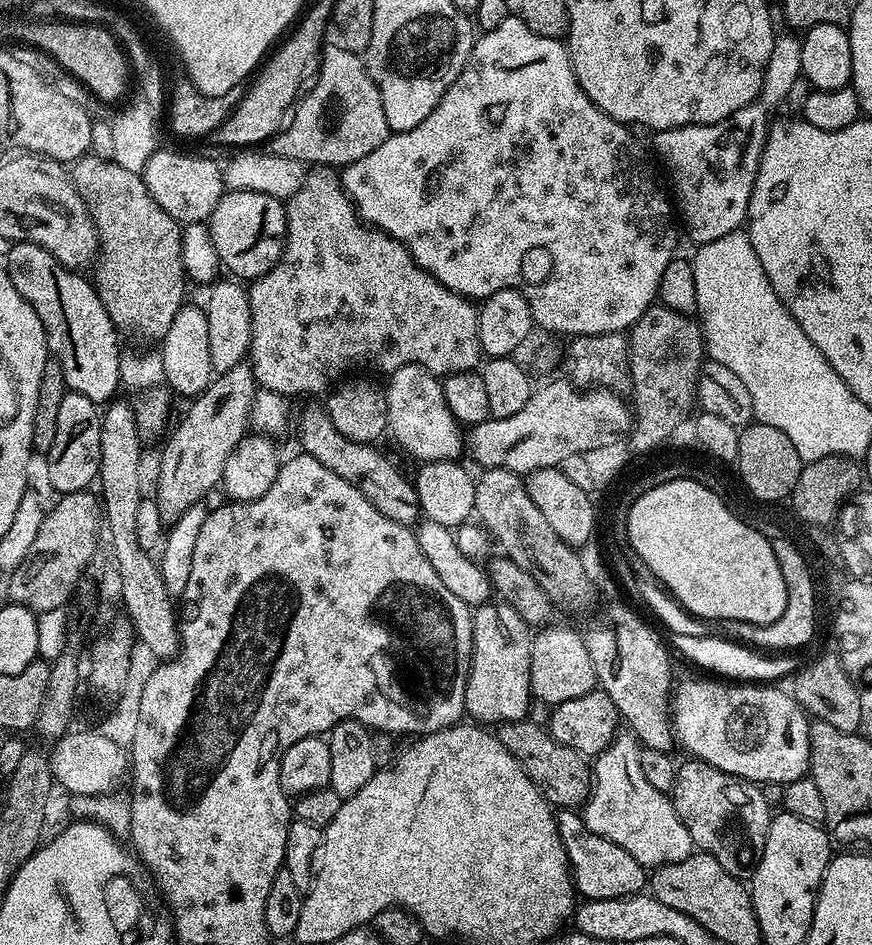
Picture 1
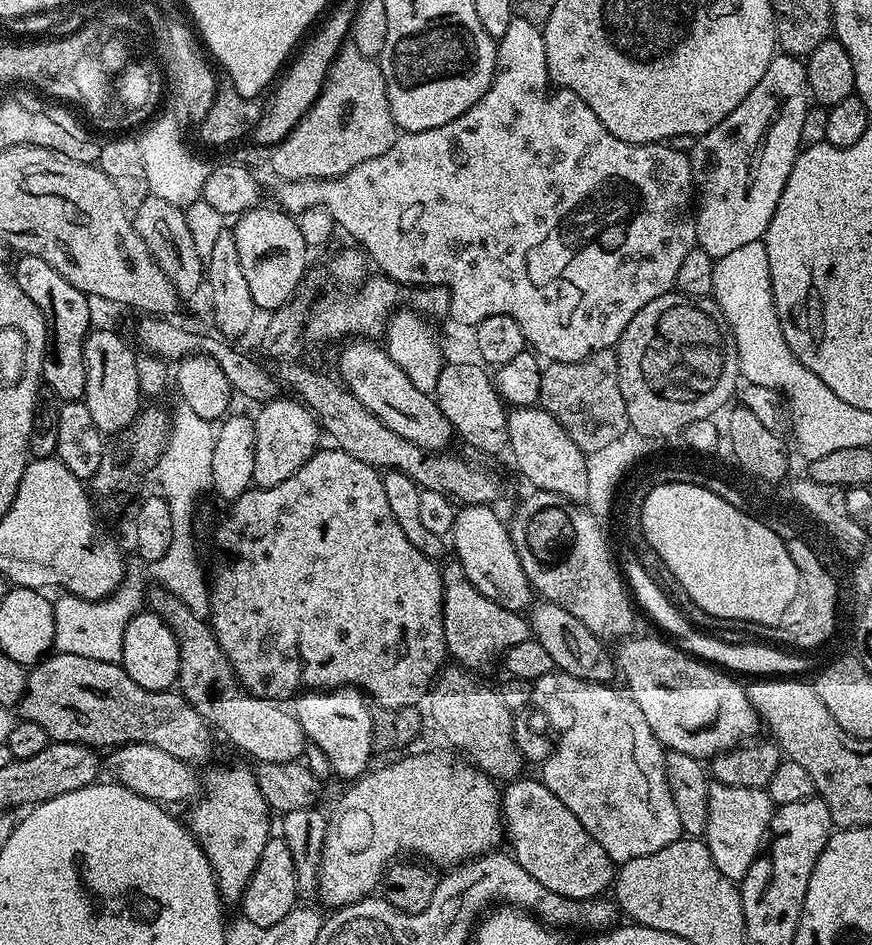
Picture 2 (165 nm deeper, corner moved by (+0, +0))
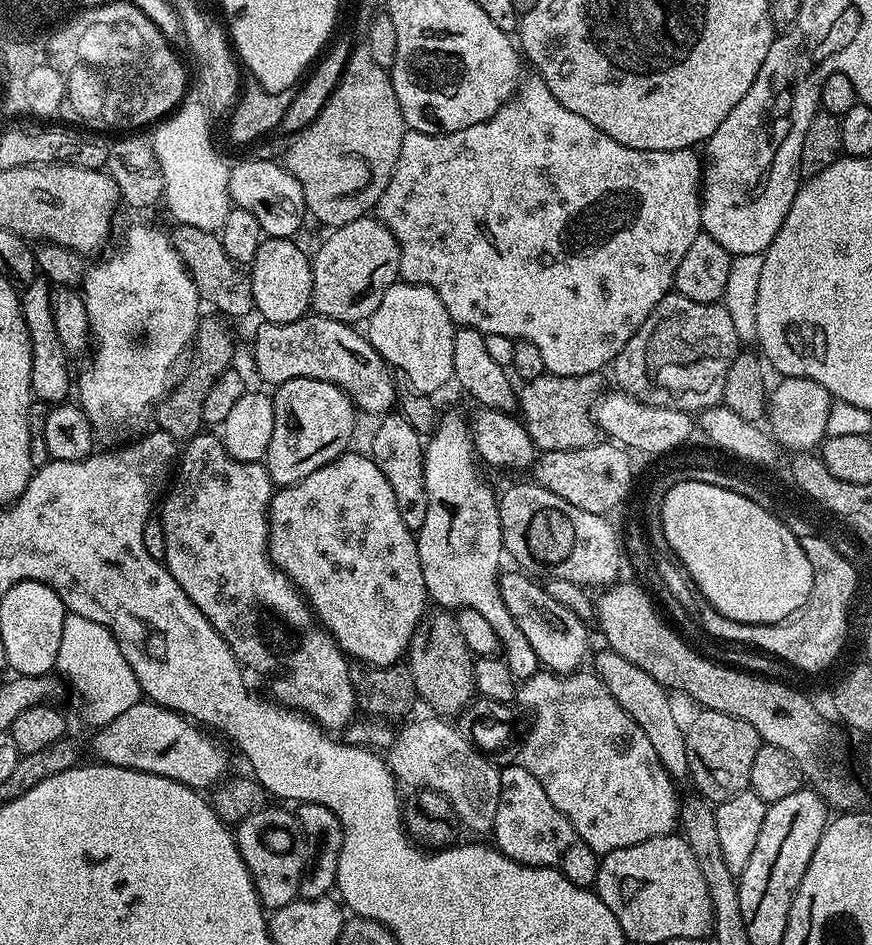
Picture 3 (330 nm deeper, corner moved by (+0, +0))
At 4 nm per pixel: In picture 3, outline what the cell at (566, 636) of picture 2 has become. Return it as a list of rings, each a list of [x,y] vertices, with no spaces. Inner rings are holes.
[[[611,650],[603,651],[596,656],[595,675],[599,676],[600,681],[607,686],[608,693],[616,699],[618,706],[622,706],[622,710],[626,710],[626,714],[630,714],[630,718],[634,718],[638,726],[642,726],[642,734],[650,738],[650,746],[654,746],[654,754],[658,754],[662,766],[673,781],[680,782],[680,779],[685,779],[688,776],[685,729],[682,727],[682,720],[680,724],[675,710],[672,709],[672,700],[668,697],[671,696],[669,689],[654,678],[650,678],[646,670],[626,662],[622,654]]]

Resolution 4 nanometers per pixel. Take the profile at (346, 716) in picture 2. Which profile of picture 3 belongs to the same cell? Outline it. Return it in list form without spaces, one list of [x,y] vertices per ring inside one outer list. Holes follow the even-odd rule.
[[[216,434],[198,435],[187,441],[185,448],[188,449],[185,452],[183,449],[174,476],[176,492],[169,491],[163,497],[158,512],[166,534],[162,563],[170,570],[174,582],[186,590],[190,602],[202,610],[216,633],[228,643],[245,669],[253,668],[264,676],[276,676],[271,695],[279,703],[311,716],[325,730],[347,728],[358,712],[354,686],[350,686],[349,657],[318,623],[304,593],[268,557],[268,508],[272,504],[274,485],[267,467],[260,462],[236,461]]]

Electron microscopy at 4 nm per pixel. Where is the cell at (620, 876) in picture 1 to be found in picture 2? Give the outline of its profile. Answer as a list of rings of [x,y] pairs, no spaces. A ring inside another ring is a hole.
[[[521,778],[505,783],[502,788],[502,823],[506,840],[512,843],[510,854],[530,874],[530,878],[542,882],[546,890],[562,894],[571,900],[594,900],[605,895],[613,887],[617,865],[586,834],[586,826],[554,798],[543,779]]]

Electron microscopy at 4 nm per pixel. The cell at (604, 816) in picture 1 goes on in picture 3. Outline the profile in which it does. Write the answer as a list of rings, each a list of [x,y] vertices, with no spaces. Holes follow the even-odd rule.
[[[537,670],[517,687],[515,703],[525,704],[533,712],[532,725],[528,728],[519,759],[524,768],[542,782],[546,798],[570,818],[582,842],[598,854],[638,846],[650,838],[673,835],[678,828],[677,785],[662,766],[658,754],[654,754],[650,738],[642,734],[642,726],[618,706],[599,676],[584,671],[557,674]]]

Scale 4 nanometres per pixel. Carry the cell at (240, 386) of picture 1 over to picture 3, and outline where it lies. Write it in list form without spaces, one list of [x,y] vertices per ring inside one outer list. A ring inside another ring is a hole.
[[[365,214],[354,222],[346,222],[340,228],[331,229],[328,237],[320,244],[316,256],[311,257],[312,266],[312,307],[317,316],[334,318],[343,324],[359,325],[366,322],[378,310],[378,302],[382,302],[382,294],[391,284],[397,283],[400,274],[400,243],[394,234],[378,218]]]

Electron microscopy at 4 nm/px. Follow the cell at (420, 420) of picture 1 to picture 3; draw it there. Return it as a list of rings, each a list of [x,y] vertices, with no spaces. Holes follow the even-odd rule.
[[[397,282],[391,284],[382,294],[382,302],[378,302],[378,310],[366,321],[366,335],[378,350],[378,354],[396,372],[406,374],[413,382],[413,388],[418,392],[436,394],[439,388],[444,388],[453,383],[454,377],[454,334],[457,325],[452,323],[446,306],[442,306],[442,298],[430,286],[425,284],[405,284]]]

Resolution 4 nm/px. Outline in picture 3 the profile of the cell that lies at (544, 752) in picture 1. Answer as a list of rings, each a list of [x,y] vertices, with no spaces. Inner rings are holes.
[[[432,610],[420,620],[408,644],[406,663],[412,671],[417,697],[429,704],[441,718],[453,718],[465,711],[477,695],[474,680],[474,657],[462,639],[455,615],[448,610]]]

